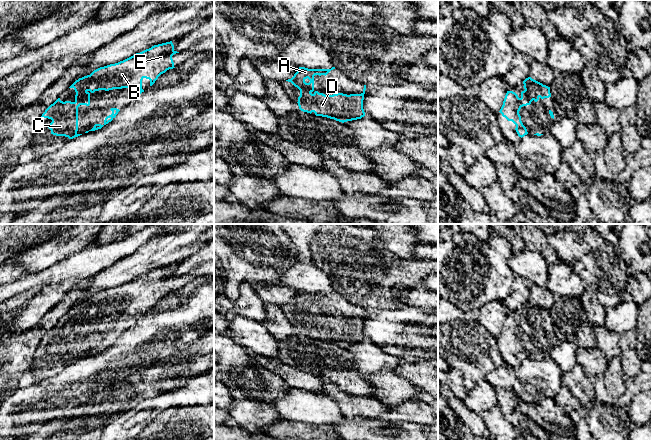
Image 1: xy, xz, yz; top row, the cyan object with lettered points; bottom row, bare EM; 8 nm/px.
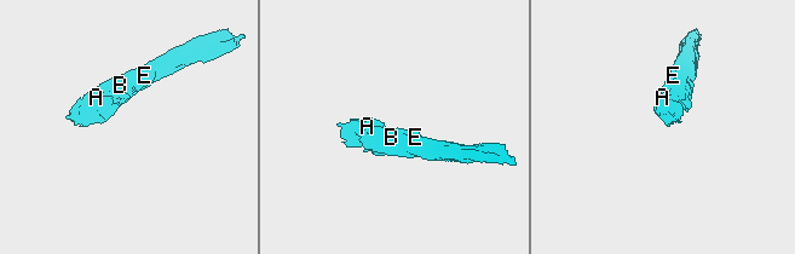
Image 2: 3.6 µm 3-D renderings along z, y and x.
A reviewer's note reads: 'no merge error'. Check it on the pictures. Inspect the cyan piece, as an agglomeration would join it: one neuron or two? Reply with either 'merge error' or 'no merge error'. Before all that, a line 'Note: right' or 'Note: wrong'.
Note: right
no merge error

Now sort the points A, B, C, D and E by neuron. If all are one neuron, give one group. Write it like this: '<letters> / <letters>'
A B C D E

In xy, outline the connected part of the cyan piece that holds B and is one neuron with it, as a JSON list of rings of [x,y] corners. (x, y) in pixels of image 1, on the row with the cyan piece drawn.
[[[172,41],[154,45],[149,49],[146,49],[140,53],[120,61],[115,64],[110,64],[104,67],[100,67],[94,70],[90,75],[84,76],[76,80],[69,88],[73,88],[76,92],[75,101],[61,101],[58,98],[53,104],[51,104],[45,112],[42,114],[38,125],[43,118],[51,119],[52,122],[48,125],[51,130],[51,134],[56,136],[65,136],[69,139],[73,139],[82,134],[78,134],[78,107],[80,105],[90,105],[90,94],[99,90],[113,90],[113,89],[139,89],[139,95],[144,92],[142,89],[142,80],[144,78],[150,80],[150,86],[152,86],[158,77],[165,73],[169,69],[173,69],[174,62],[172,56],[179,53],[174,50]]]

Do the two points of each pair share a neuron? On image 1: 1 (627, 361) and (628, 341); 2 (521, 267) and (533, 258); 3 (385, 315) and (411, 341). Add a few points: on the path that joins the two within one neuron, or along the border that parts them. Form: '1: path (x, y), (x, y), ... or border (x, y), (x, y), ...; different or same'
1: path (627, 356), (627, 346); same
2: path (524, 264), (530, 261); same
3: path (392, 322), (406, 334); same

